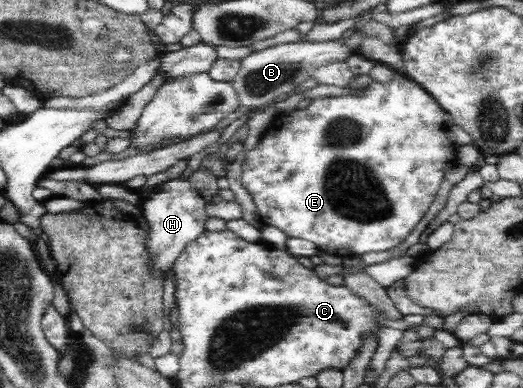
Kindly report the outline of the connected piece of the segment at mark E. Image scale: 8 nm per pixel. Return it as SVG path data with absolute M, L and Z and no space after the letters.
M392 69L393 74L387 82L379 82L372 79L367 86L359 89L353 94L341 94L341 96L323 96L313 98L309 105L303 109L296 108L287 114L287 122L281 120L277 127L267 129L265 136L261 138L257 148L247 152L242 166L242 184L252 195L257 206L260 221L264 226L274 226L283 231L287 237L301 238L312 242L317 246L319 252L329 253L341 258L359 257L370 252L387 252L403 244L437 196L443 175L449 168L457 165L456 149L447 135L444 121L444 110L439 101L429 94L415 79L406 72Z

